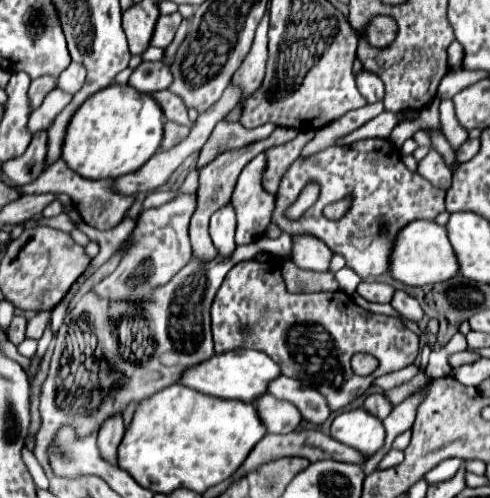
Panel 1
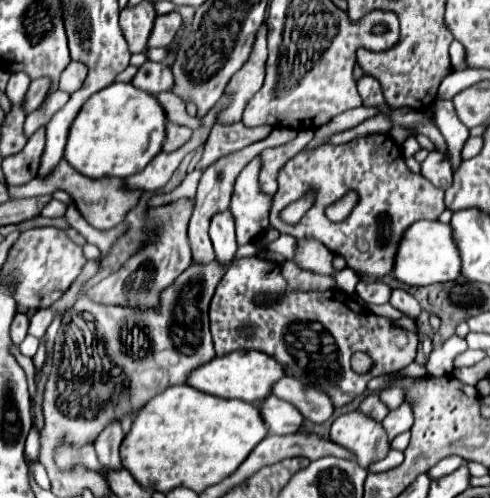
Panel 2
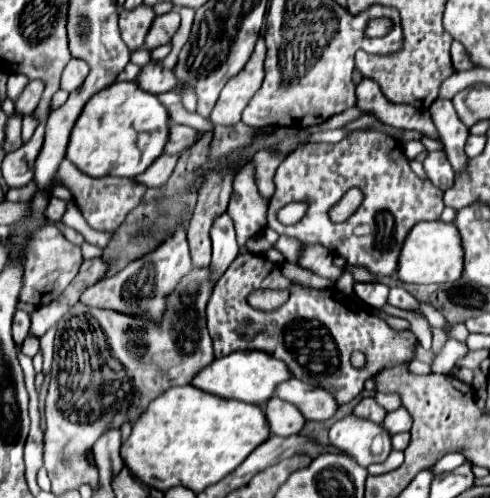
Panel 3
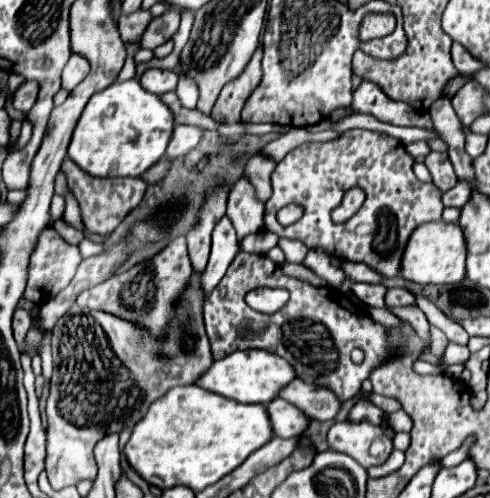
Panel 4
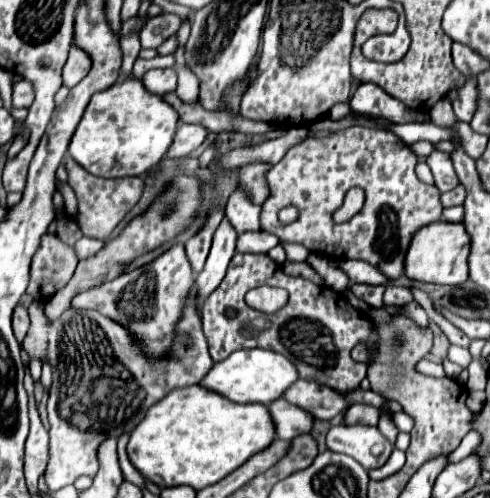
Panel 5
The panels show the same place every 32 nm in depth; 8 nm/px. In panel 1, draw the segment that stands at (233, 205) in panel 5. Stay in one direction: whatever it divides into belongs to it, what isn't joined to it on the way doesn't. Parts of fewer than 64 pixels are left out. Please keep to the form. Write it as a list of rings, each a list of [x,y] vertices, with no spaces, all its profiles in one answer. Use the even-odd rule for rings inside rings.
[[[258,154],[252,162],[246,164],[246,168],[238,176],[238,182],[232,194],[232,206],[238,220],[236,244],[254,242],[266,232],[270,224],[274,196],[264,192],[260,184],[264,166],[266,166],[264,154]]]

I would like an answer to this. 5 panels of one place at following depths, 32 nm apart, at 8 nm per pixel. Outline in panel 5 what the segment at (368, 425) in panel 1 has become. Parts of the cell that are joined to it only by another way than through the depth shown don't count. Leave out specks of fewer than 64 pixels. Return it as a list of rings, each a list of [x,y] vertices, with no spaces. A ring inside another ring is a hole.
[[[334,426],[328,430],[326,446],[332,452],[348,454],[356,462],[360,462],[366,470],[380,468],[390,458],[392,446],[384,436],[380,436],[378,428],[368,426]]]

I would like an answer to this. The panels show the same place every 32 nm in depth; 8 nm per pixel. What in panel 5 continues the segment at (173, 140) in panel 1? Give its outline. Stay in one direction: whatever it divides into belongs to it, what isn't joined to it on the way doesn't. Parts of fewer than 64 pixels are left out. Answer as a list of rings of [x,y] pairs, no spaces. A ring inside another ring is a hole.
[[[180,124],[176,130],[176,140],[172,142],[172,148],[168,150],[170,158],[182,158],[192,154],[208,136],[208,130],[196,124]]]

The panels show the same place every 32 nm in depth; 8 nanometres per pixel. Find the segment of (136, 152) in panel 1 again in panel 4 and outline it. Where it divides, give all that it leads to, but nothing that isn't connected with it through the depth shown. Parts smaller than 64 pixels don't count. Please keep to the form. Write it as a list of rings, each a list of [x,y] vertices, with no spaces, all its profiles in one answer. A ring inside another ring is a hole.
[[[136,78],[116,82],[94,94],[72,134],[68,156],[92,176],[142,176],[166,152],[174,132],[172,110],[156,96],[146,92]]]

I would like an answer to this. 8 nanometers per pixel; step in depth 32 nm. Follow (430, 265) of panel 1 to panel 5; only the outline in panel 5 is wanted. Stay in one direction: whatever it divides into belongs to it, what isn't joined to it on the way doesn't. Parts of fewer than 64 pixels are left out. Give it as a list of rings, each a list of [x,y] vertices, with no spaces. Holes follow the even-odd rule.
[[[438,220],[428,226],[424,226],[420,232],[416,232],[416,238],[412,238],[412,244],[408,248],[406,256],[406,276],[418,282],[430,282],[430,284],[450,284],[460,286],[468,280],[468,256],[470,256],[470,234],[464,228],[462,222],[446,222]]]

